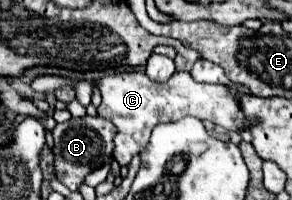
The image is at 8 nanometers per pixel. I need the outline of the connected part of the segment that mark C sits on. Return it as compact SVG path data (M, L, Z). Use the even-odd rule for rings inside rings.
M142 71L106 75L94 83L98 83L100 93L102 93L102 103L98 109L100 115L110 119L118 127L112 155L120 163L120 167L128 165L130 159L148 145L150 133L158 123L170 123L186 115L192 115L202 121L212 121L214 125L220 125L236 133L242 133L250 129L254 123L258 123L258 119L246 117L242 113L240 99L232 95L224 85L198 83L186 71L174 73L166 83L154 83Z

